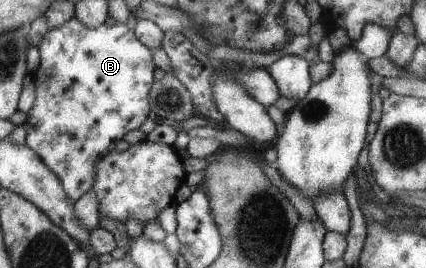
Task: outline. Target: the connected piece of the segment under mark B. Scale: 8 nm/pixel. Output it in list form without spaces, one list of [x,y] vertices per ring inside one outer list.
[[[76,18],[68,20],[62,27],[50,30],[44,33],[42,40],[37,46],[39,52],[39,66],[32,73],[34,82],[35,98],[32,108],[26,113],[27,118],[22,124],[25,129],[25,145],[28,146],[42,160],[42,163],[48,167],[59,179],[65,191],[66,197],[73,203],[80,195],[89,189],[91,183],[95,180],[94,163],[103,155],[114,149],[114,146],[124,134],[130,130],[136,130],[137,127],[147,118],[149,112],[148,92],[151,83],[154,81],[152,73],[156,68],[152,61],[151,51],[136,39],[134,32],[128,28],[127,24],[113,24],[106,27],[100,24],[95,28],[84,27]]]

